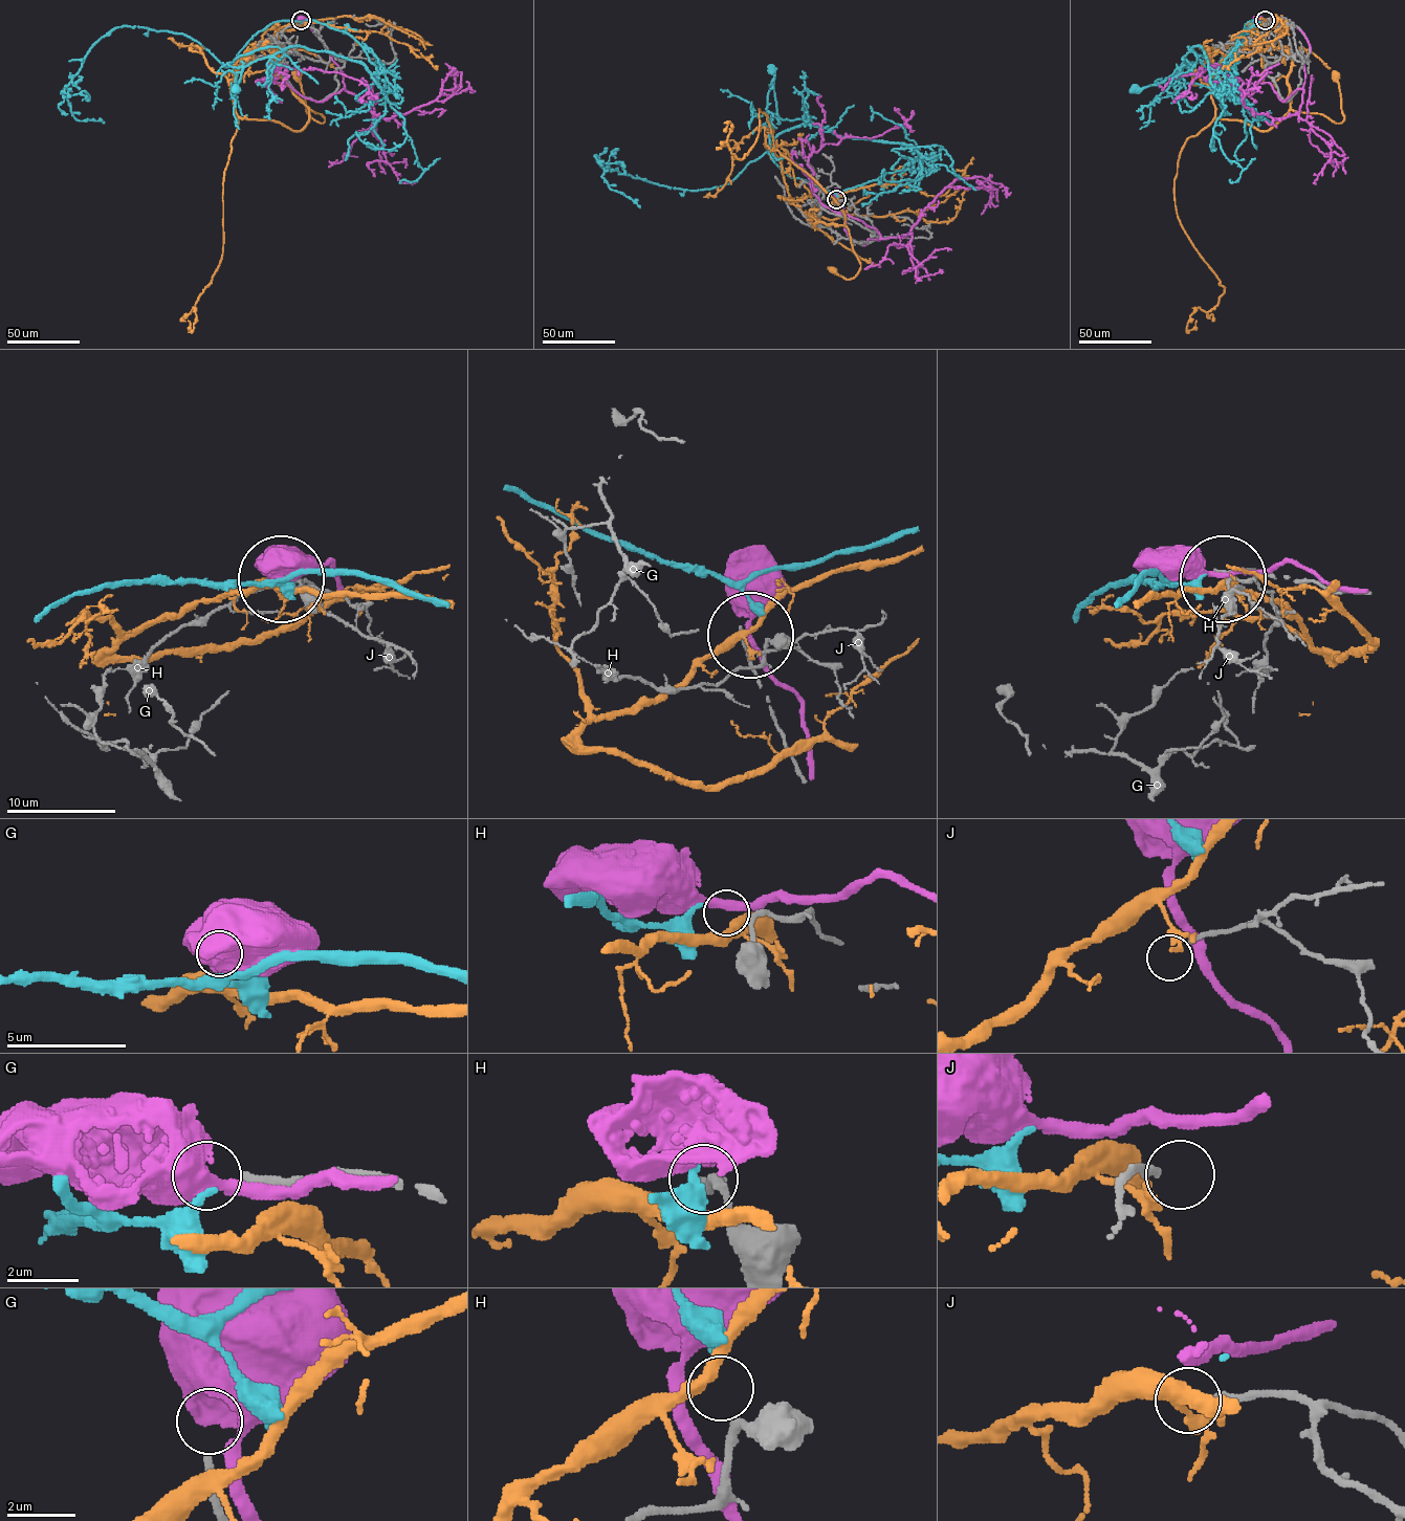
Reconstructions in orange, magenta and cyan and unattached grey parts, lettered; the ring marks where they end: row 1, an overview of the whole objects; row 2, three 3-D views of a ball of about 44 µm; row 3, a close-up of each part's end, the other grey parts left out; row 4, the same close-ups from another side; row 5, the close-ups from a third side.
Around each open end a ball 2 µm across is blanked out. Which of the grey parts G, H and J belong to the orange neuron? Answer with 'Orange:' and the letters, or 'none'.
Orange: none

